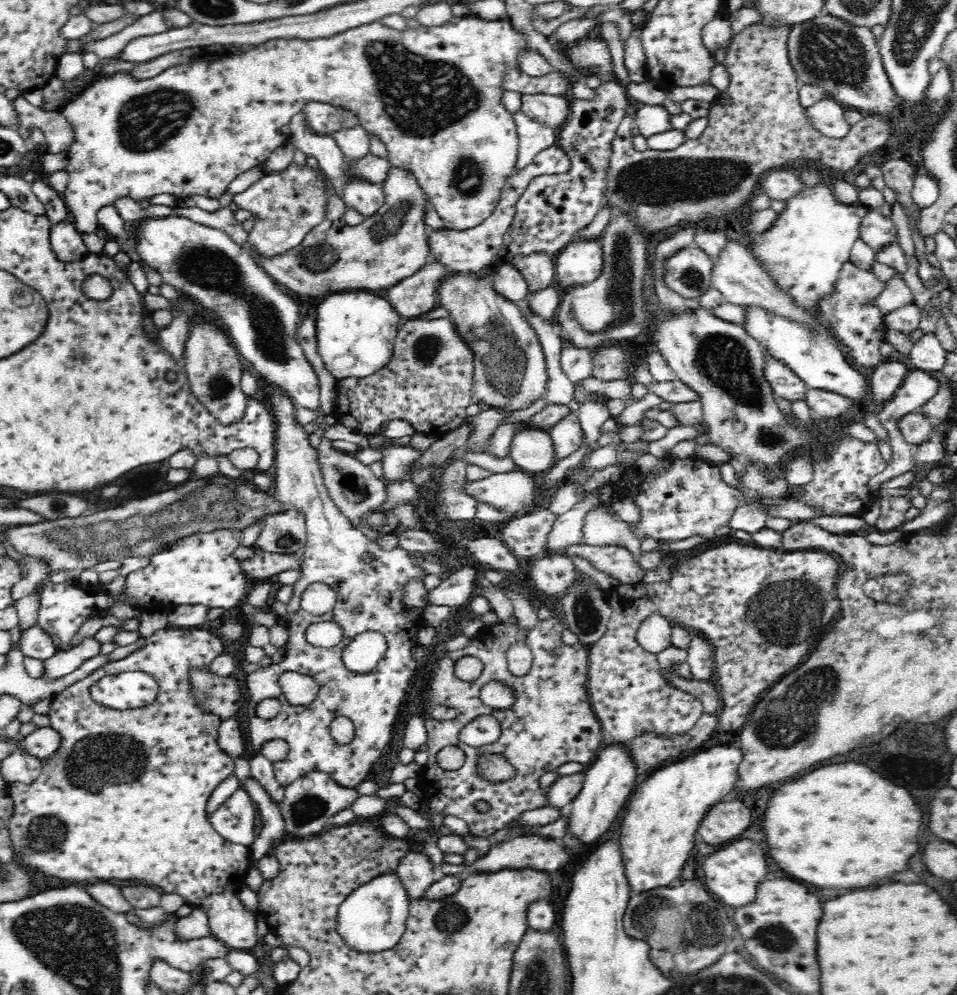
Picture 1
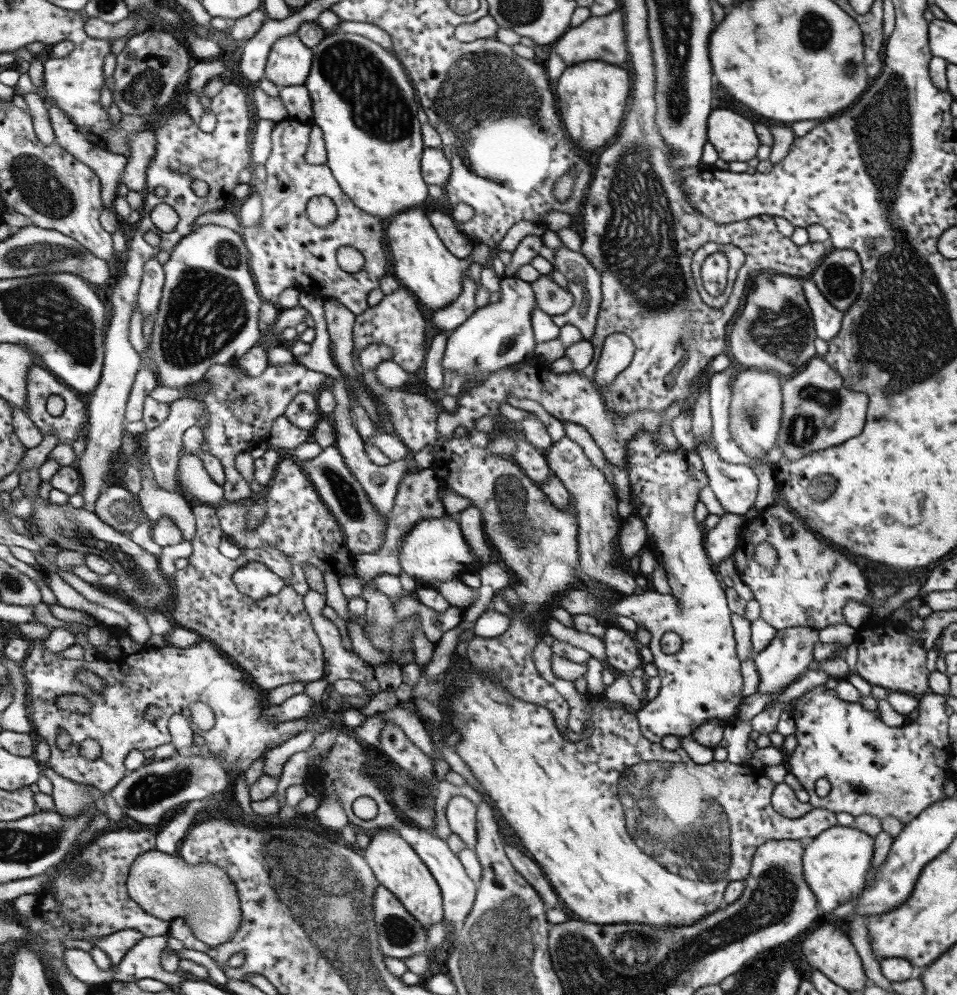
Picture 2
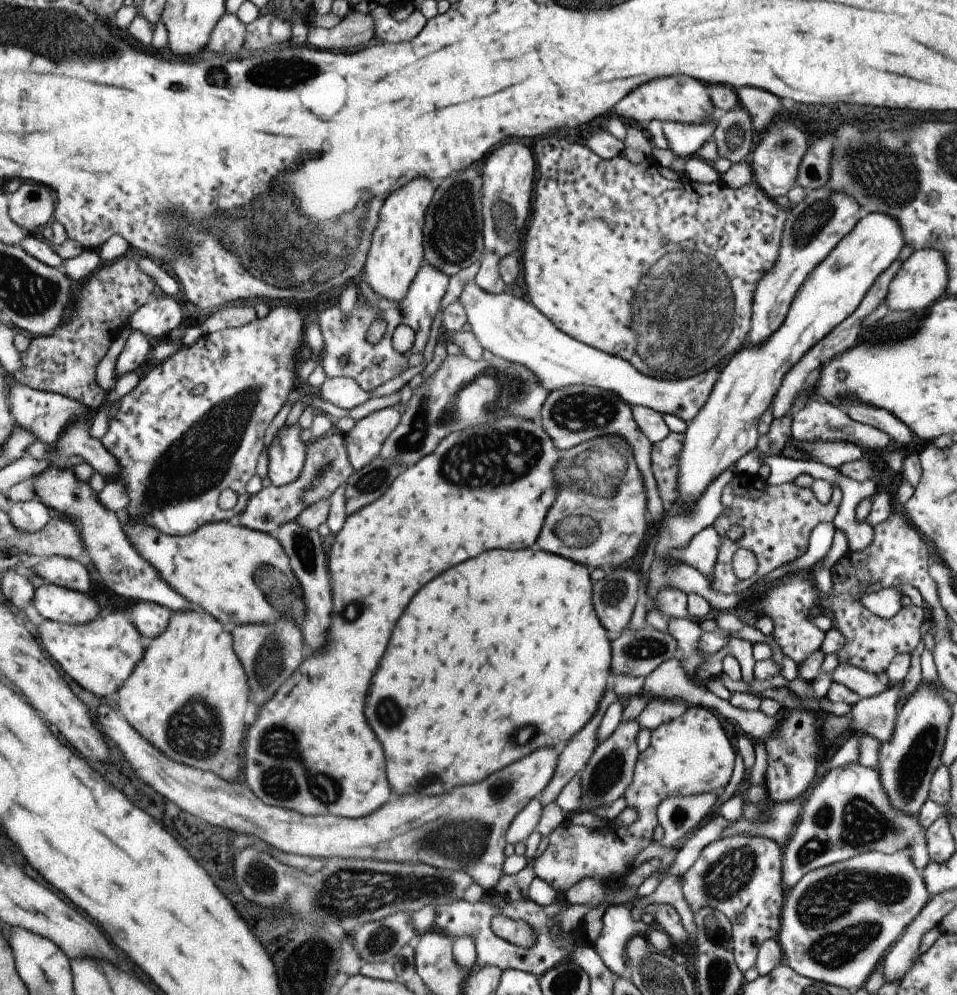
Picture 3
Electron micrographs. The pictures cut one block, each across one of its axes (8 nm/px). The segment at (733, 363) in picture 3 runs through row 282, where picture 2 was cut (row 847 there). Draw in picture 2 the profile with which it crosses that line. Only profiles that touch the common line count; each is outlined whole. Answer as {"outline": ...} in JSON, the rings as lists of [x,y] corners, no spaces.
{"outline":[[[833,826],[829,830],[823,830],[817,838],[805,842],[801,856],[803,878],[809,884],[809,890],[813,892],[821,914],[831,912],[837,906],[853,900],[863,890],[869,878],[871,858],[873,858],[873,838],[869,838],[869,834],[853,826],[851,828]]]}

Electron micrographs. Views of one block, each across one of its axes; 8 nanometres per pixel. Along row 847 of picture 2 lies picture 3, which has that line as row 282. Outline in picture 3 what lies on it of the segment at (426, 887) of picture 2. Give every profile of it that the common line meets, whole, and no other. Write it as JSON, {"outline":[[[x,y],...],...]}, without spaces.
{"outline":[[[417,178],[393,192],[381,208],[377,232],[373,234],[373,248],[369,252],[369,262],[363,272],[367,284],[381,302],[403,302],[425,264],[425,212],[429,210],[435,192],[437,182],[433,182],[431,178]]]}

